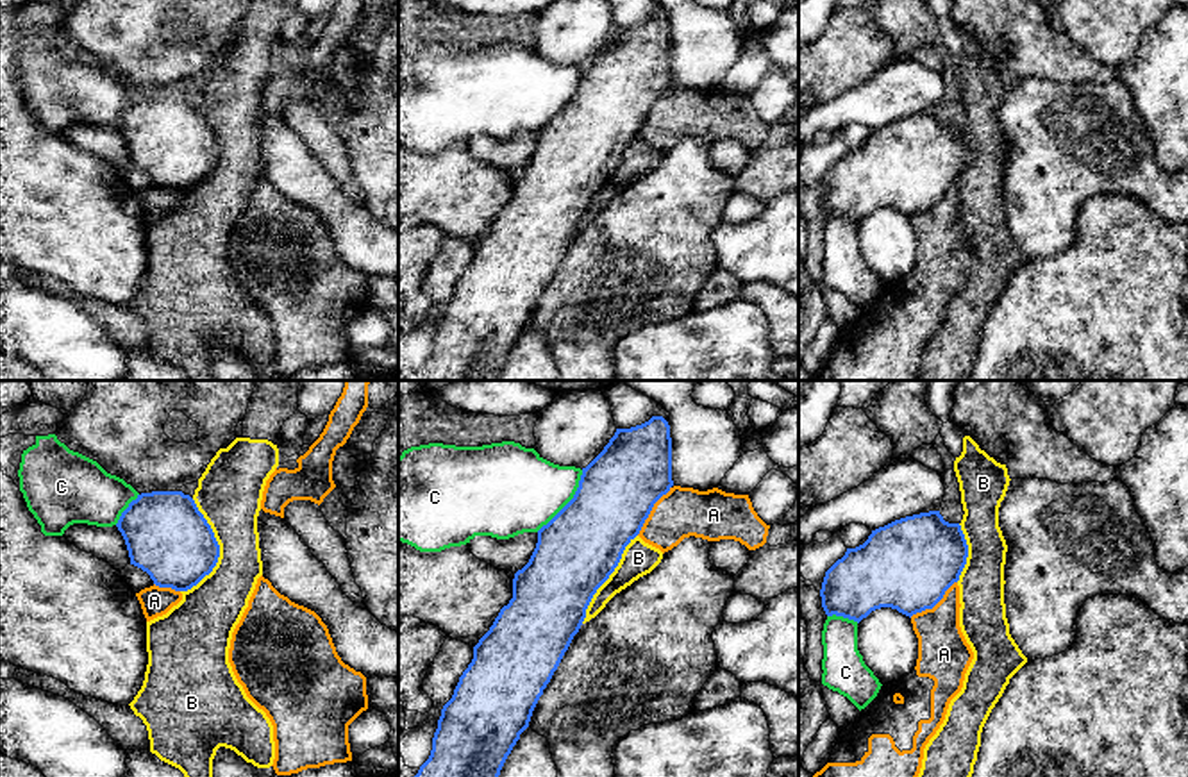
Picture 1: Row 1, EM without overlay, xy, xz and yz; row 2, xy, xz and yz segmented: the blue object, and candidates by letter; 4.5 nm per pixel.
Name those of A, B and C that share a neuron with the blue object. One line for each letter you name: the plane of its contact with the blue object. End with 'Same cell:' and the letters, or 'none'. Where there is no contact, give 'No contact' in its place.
Same cell: none

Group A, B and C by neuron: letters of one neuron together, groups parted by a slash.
A / B / C

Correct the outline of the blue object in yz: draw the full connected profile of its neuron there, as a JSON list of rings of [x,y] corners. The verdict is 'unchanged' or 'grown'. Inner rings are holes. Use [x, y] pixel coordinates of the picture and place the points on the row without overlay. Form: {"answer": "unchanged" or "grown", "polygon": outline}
{"answer": "unchanged", "polygon": [[[940,111],[895,120],[872,130],[868,139],[847,148],[827,171],[820,196],[827,216],[861,221],[872,211],[891,207],[906,216],[933,209],[945,191],[959,180],[966,164],[968,145],[959,123],[949,123]]]}

